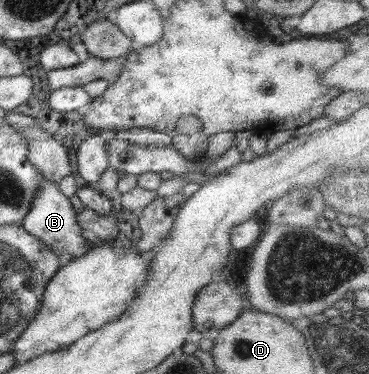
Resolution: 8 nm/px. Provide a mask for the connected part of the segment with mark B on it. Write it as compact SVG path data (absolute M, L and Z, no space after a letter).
M42 178L41 186L35 192L28 214L26 214L24 220L21 220L20 225L34 238L43 242L45 246L53 248L56 254L68 254L71 259L82 256L80 253L82 250L84 251L84 244L87 244L84 241L85 235L77 223L77 214L68 202L68 198L60 193L58 186L54 182L44 178Z

